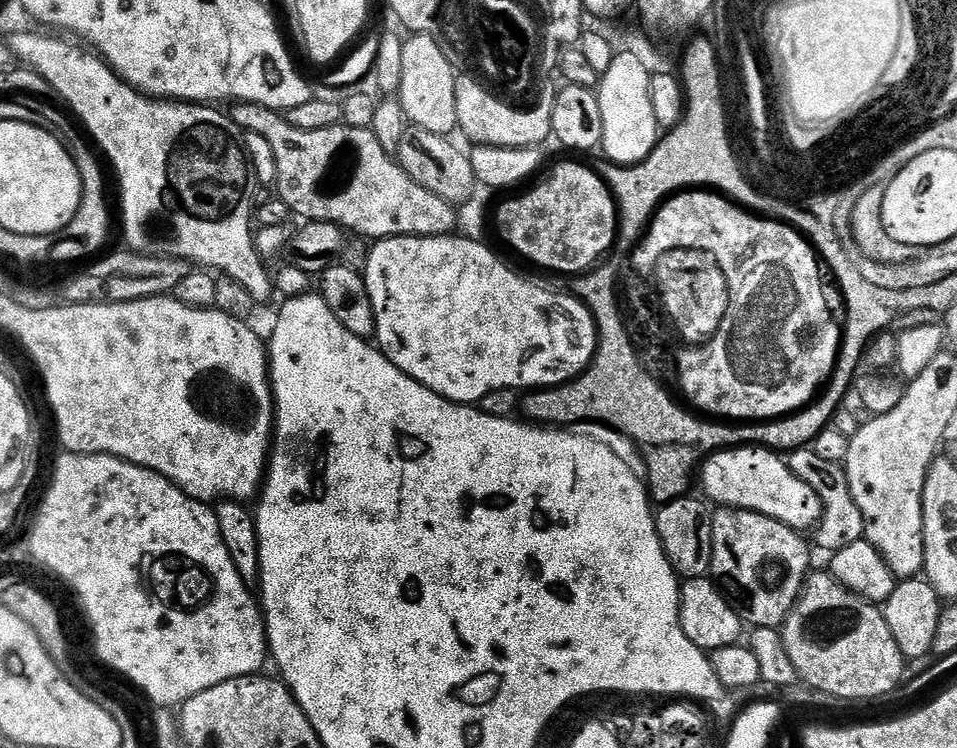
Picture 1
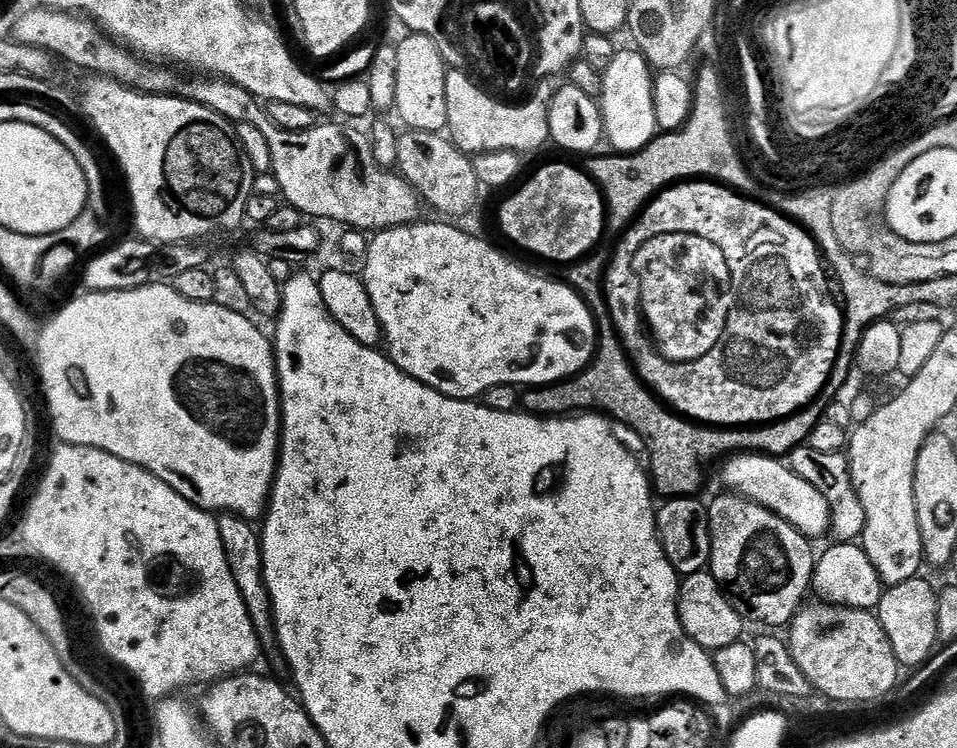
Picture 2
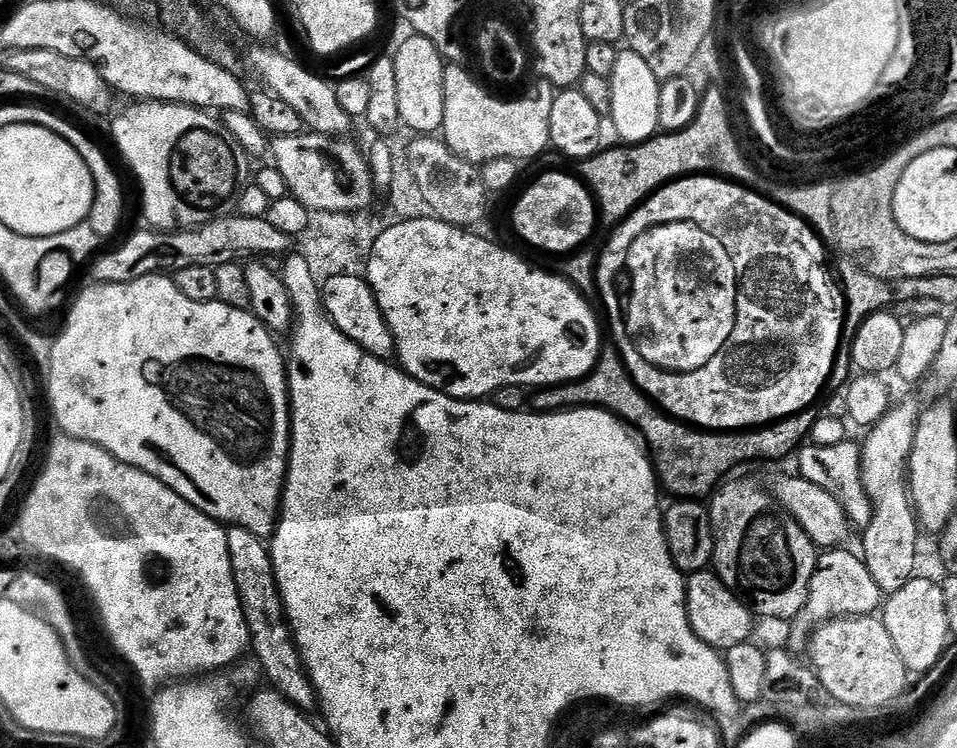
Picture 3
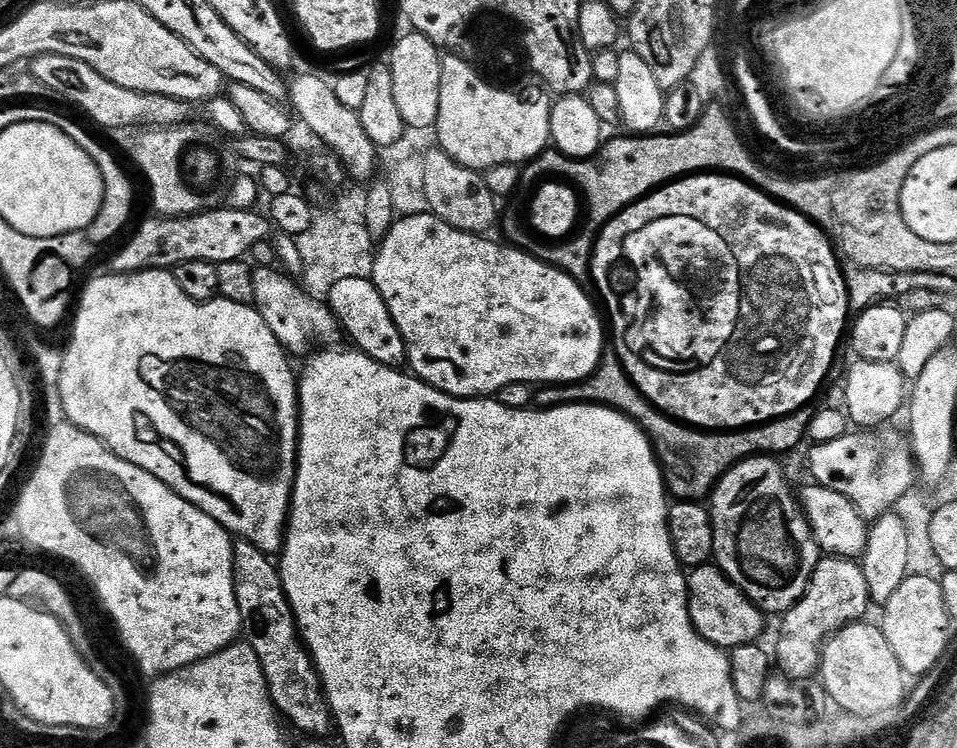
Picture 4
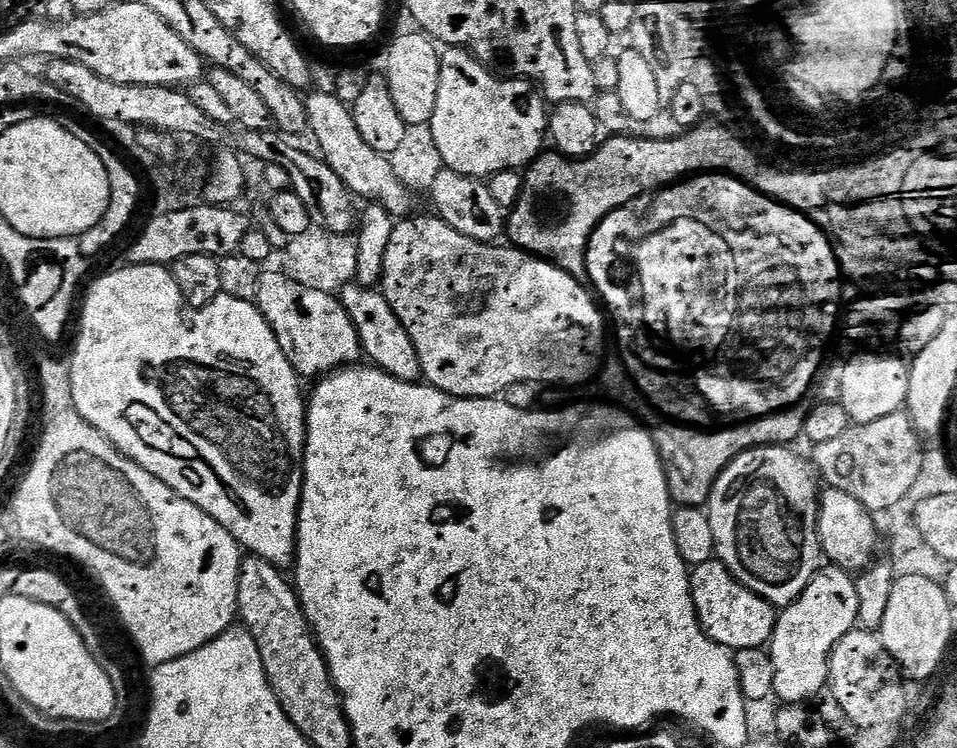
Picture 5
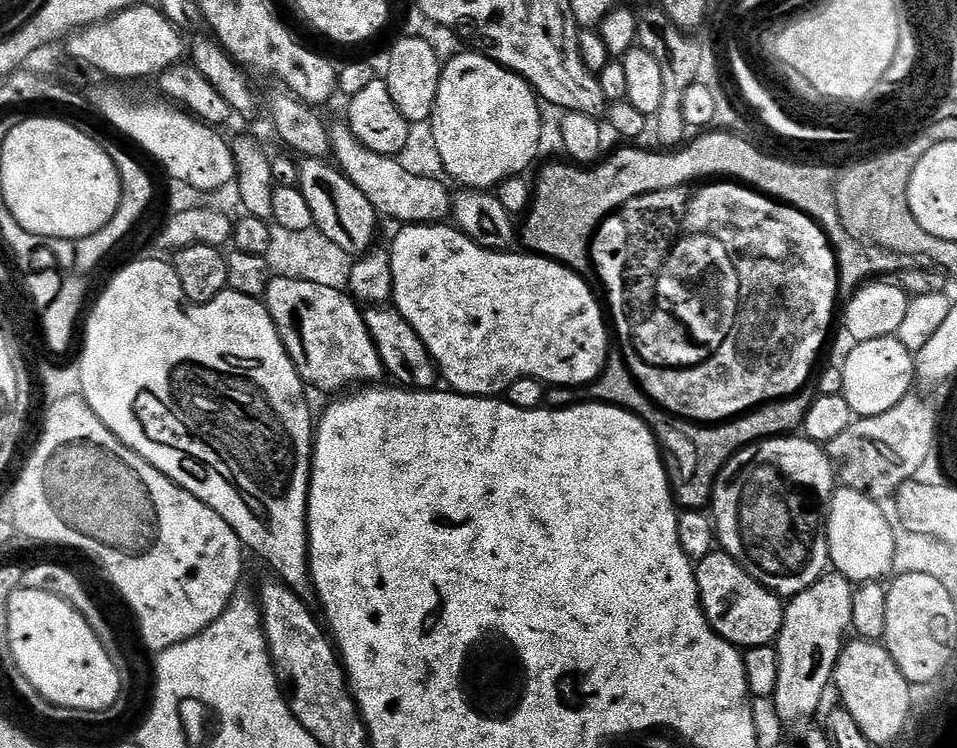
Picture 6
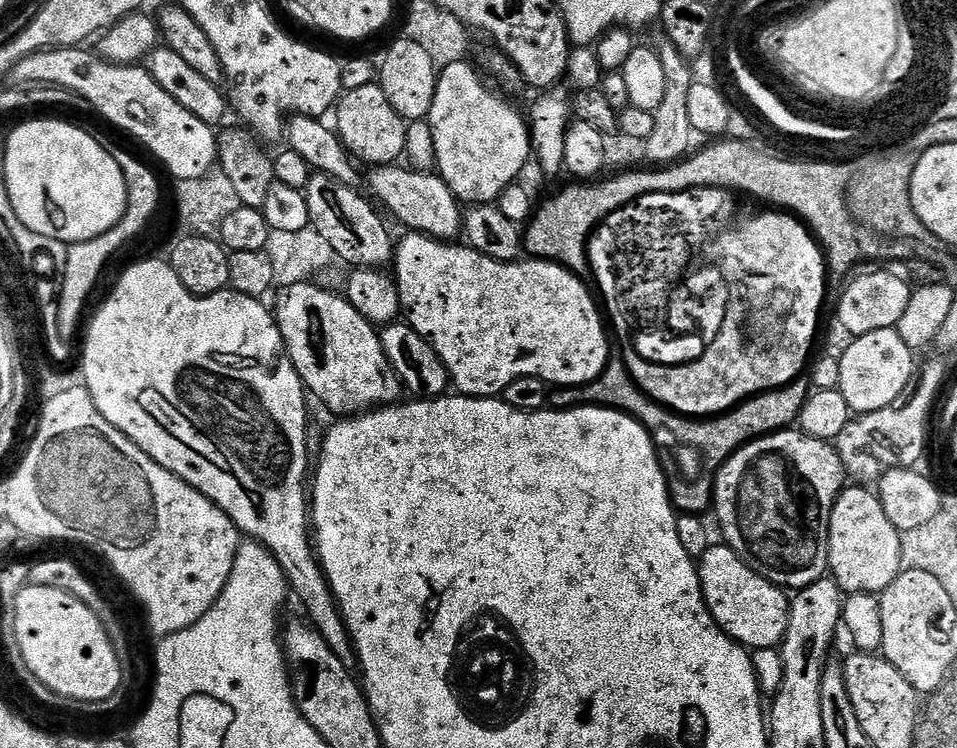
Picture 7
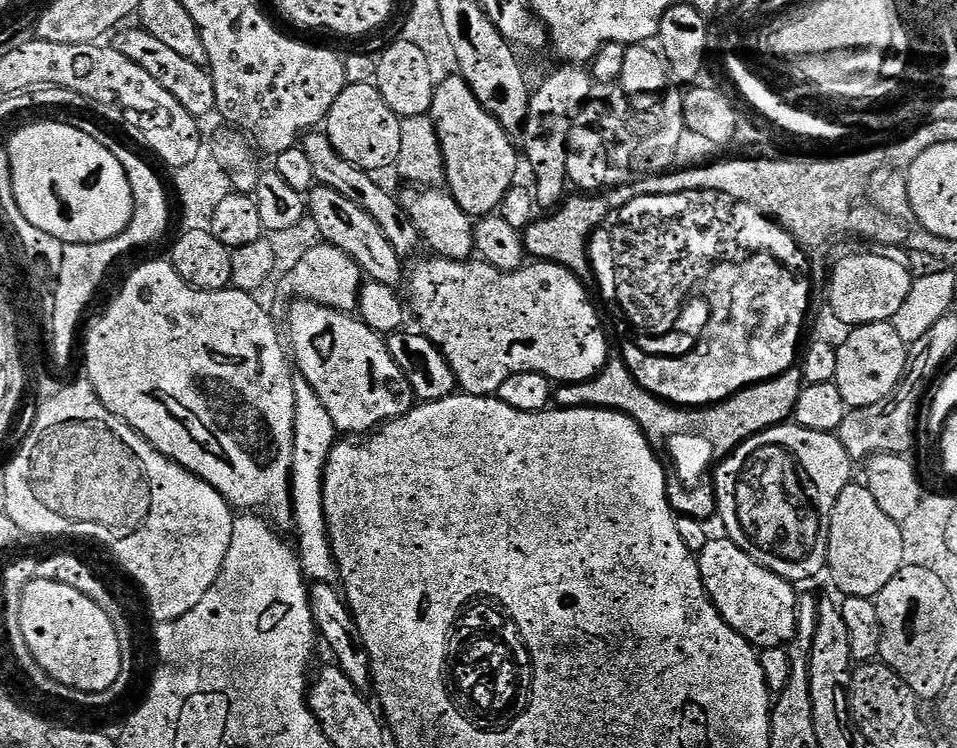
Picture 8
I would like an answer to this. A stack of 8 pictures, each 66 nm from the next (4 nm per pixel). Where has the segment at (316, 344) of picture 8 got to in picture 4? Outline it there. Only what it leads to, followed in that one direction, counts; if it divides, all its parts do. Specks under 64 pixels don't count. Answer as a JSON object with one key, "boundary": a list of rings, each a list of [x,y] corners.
{"boundary":[[[279,267],[256,268],[252,277],[254,278],[254,298],[256,299],[254,307],[262,314],[266,326],[270,326],[270,330],[274,330],[274,338],[278,338],[278,342],[283,346],[285,352],[293,357],[304,358],[317,346],[331,345],[335,341],[332,339],[338,334],[341,335],[340,323],[327,303],[305,290]]]}

